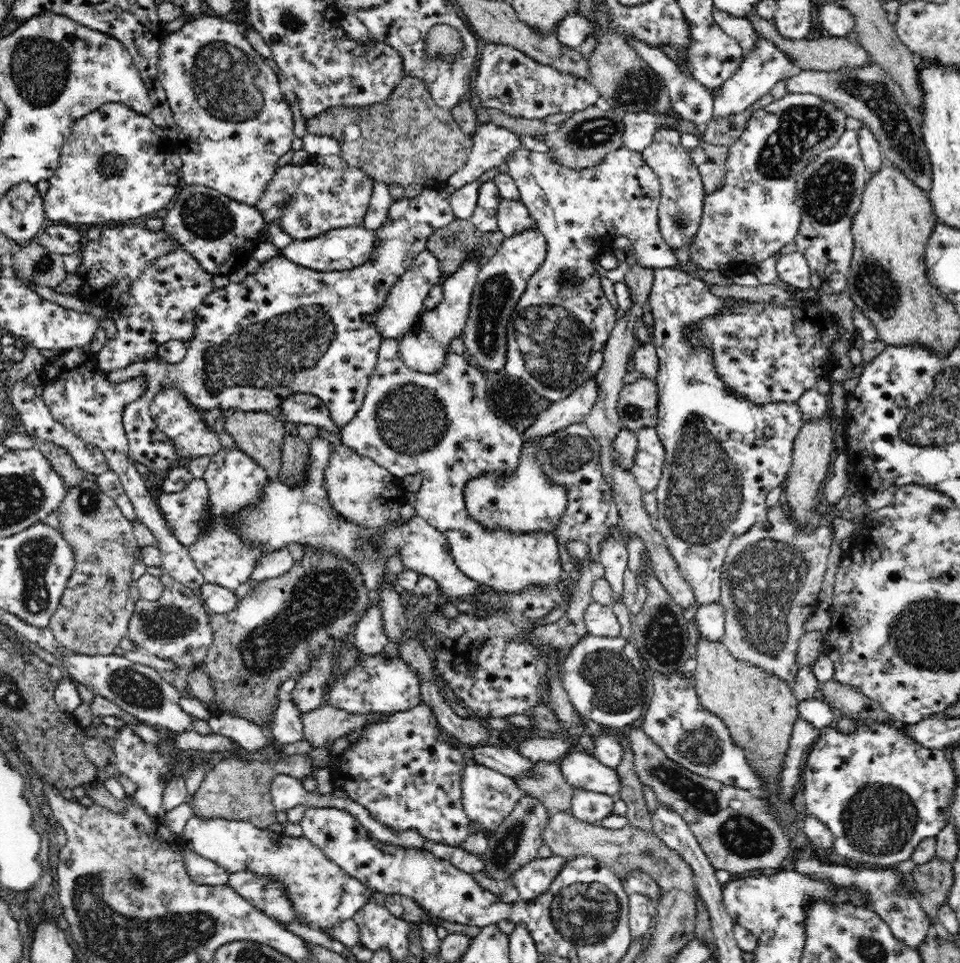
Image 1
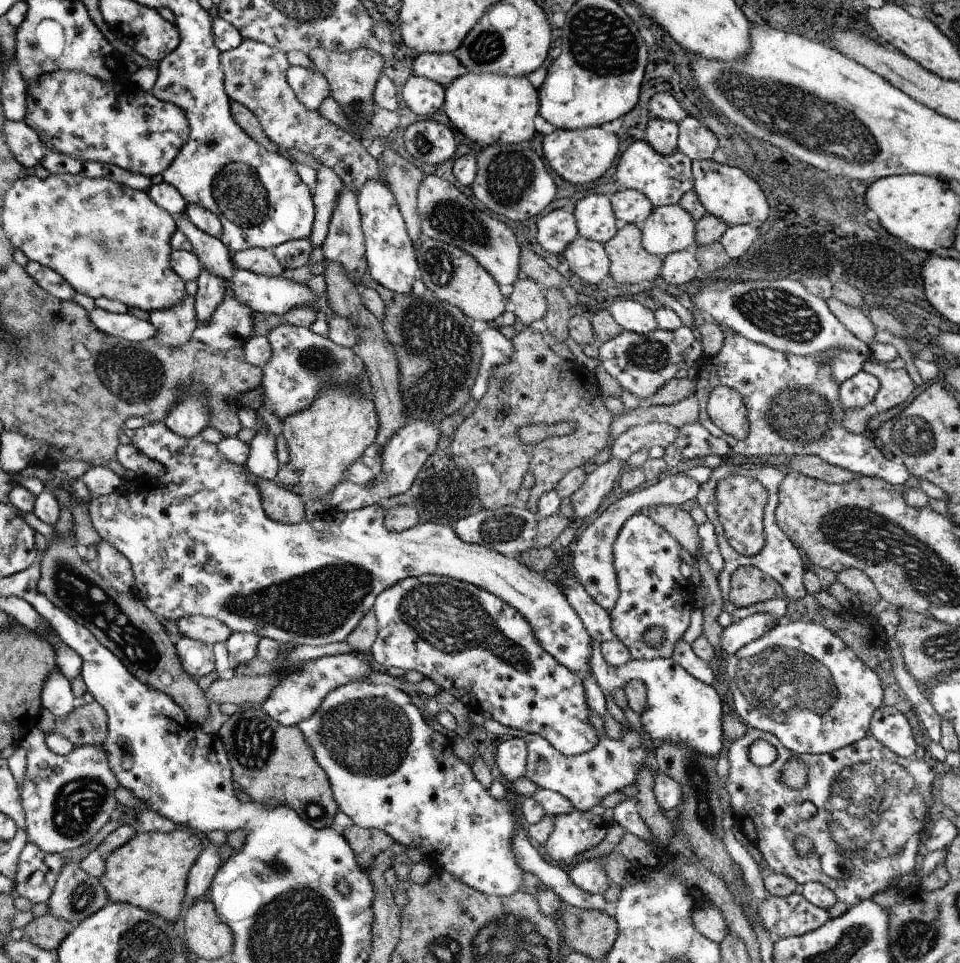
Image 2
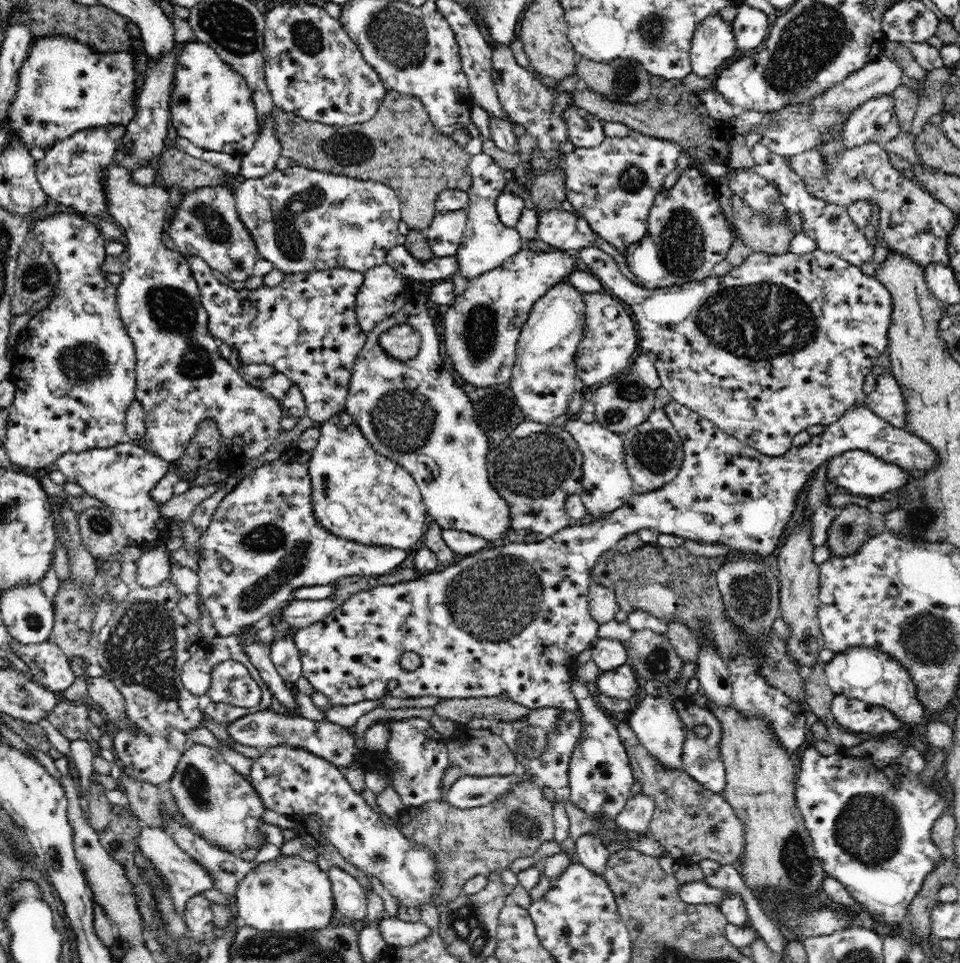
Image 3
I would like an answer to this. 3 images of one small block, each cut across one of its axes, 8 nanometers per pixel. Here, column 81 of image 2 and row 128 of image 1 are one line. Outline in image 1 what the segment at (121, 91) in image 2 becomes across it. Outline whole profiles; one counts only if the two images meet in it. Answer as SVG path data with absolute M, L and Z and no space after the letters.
M121 103L99 106L94 112L79 118L70 133L63 138L59 163L49 178L49 189L43 197L44 210L50 222L66 221L75 226L100 226L106 222L120 222L152 216L167 209L181 187L180 171L156 172L162 168L169 152L167 134L149 116L134 112Z

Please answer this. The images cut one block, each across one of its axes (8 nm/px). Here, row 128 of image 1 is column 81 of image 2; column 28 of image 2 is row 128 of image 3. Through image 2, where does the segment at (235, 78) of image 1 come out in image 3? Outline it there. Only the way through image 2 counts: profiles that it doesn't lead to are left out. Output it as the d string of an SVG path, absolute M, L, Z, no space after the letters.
M191 40L177 56L170 112L179 136L196 146L226 152L236 158L248 154L258 140L258 115L244 77L218 56L210 45Z

